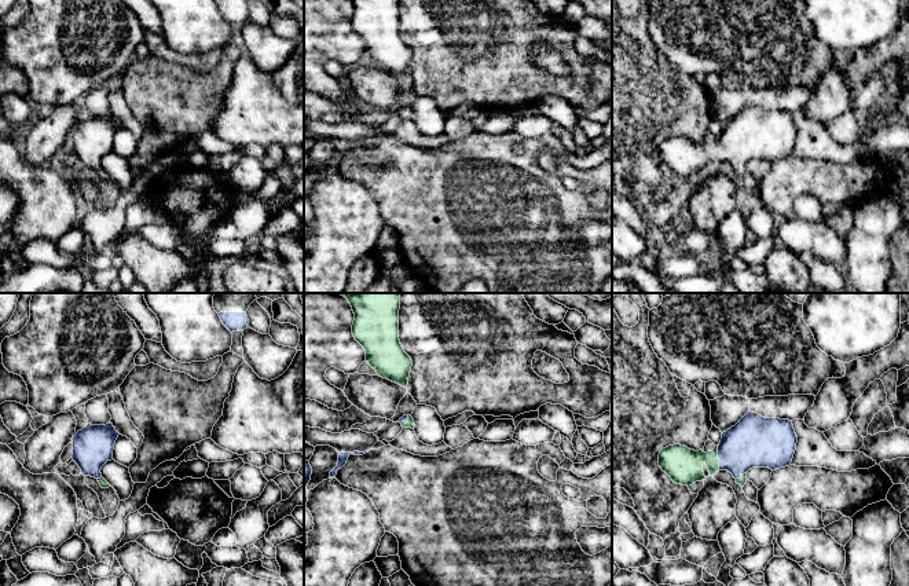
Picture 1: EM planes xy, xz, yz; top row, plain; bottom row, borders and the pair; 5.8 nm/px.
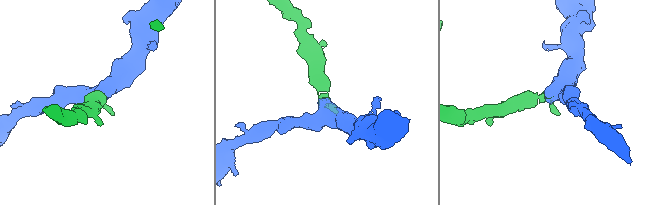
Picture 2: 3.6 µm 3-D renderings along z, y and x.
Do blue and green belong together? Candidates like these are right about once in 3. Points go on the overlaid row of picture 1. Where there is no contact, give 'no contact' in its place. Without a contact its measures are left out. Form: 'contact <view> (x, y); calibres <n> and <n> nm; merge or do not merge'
contact yz (718, 458); calibres 300 and 200 nm; merge

